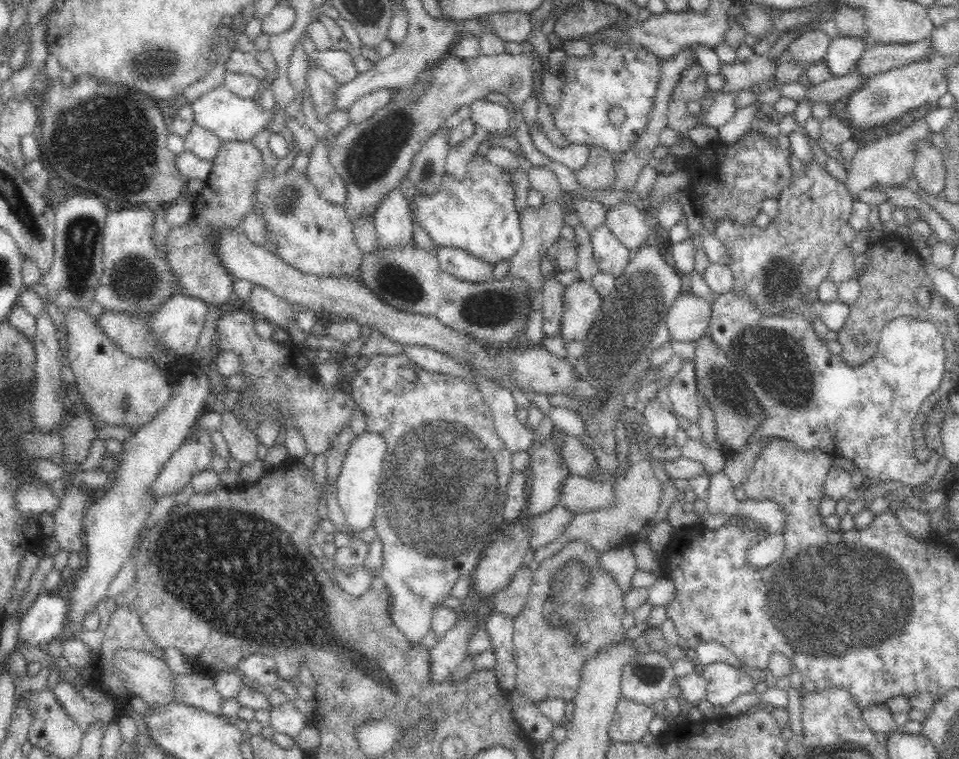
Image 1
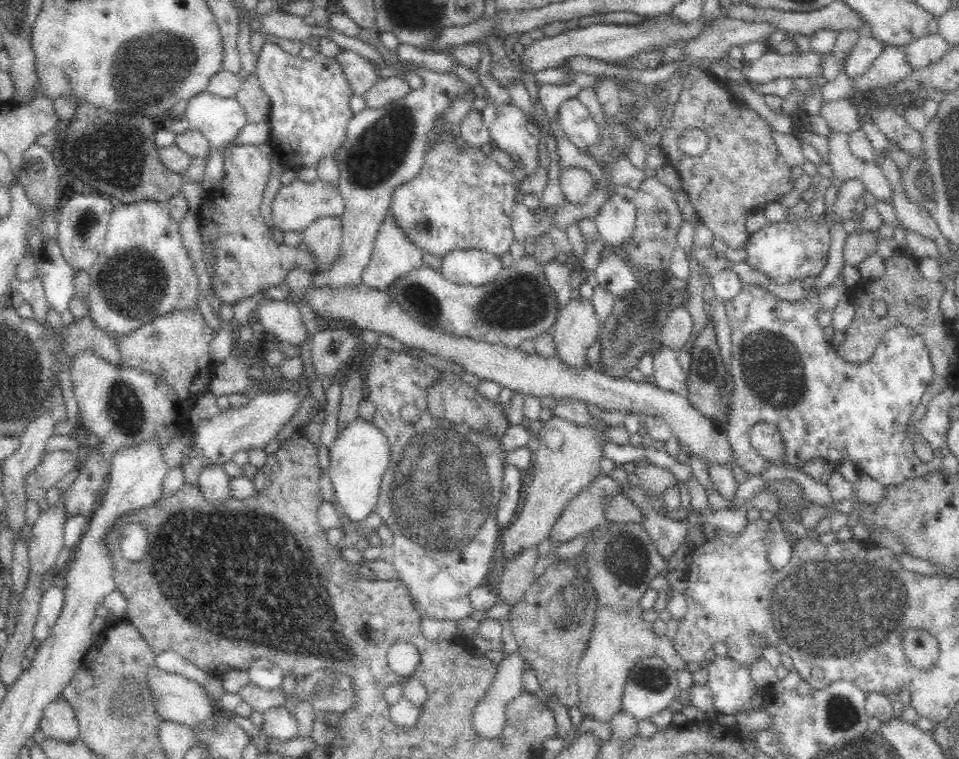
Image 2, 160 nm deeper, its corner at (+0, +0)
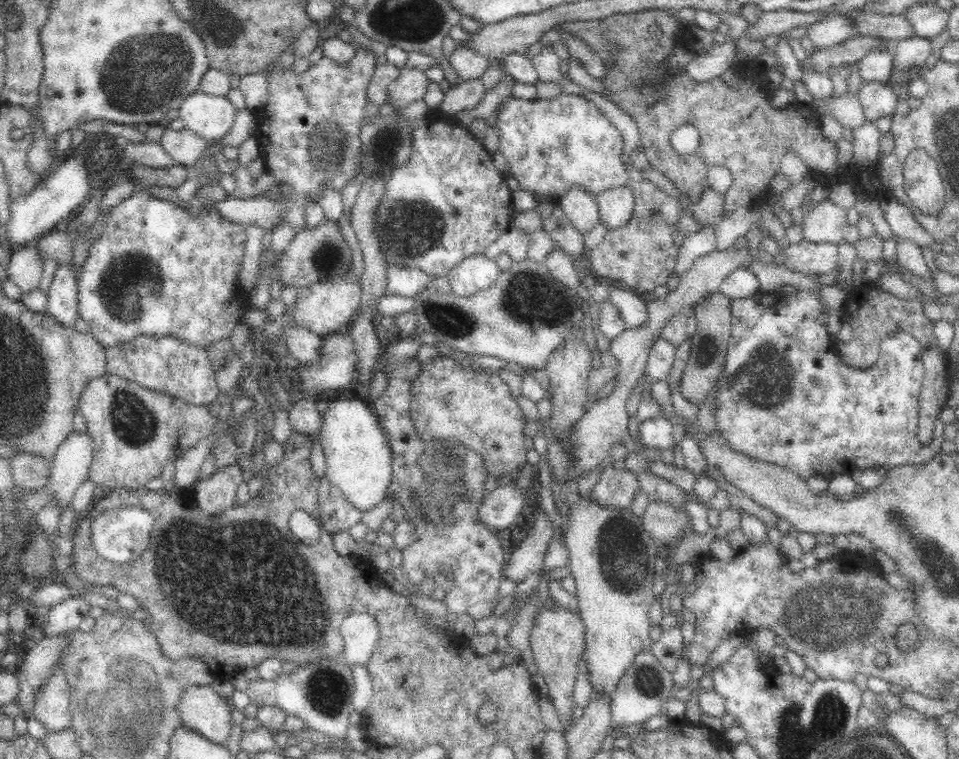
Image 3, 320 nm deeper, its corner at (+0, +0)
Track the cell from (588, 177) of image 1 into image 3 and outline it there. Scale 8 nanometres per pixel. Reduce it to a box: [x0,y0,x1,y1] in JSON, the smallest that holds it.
[558,187,599,236]

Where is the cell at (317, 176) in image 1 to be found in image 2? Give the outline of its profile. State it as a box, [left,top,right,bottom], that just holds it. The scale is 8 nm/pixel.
[265,178,343,235]

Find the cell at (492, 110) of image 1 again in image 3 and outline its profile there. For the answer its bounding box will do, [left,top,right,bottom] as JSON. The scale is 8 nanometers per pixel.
[496,93,629,204]

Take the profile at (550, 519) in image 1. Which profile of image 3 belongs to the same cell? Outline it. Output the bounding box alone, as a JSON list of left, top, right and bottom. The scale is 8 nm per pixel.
[592,466,642,509]

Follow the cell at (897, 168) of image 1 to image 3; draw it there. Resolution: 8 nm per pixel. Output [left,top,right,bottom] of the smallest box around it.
[801,200,848,246]

